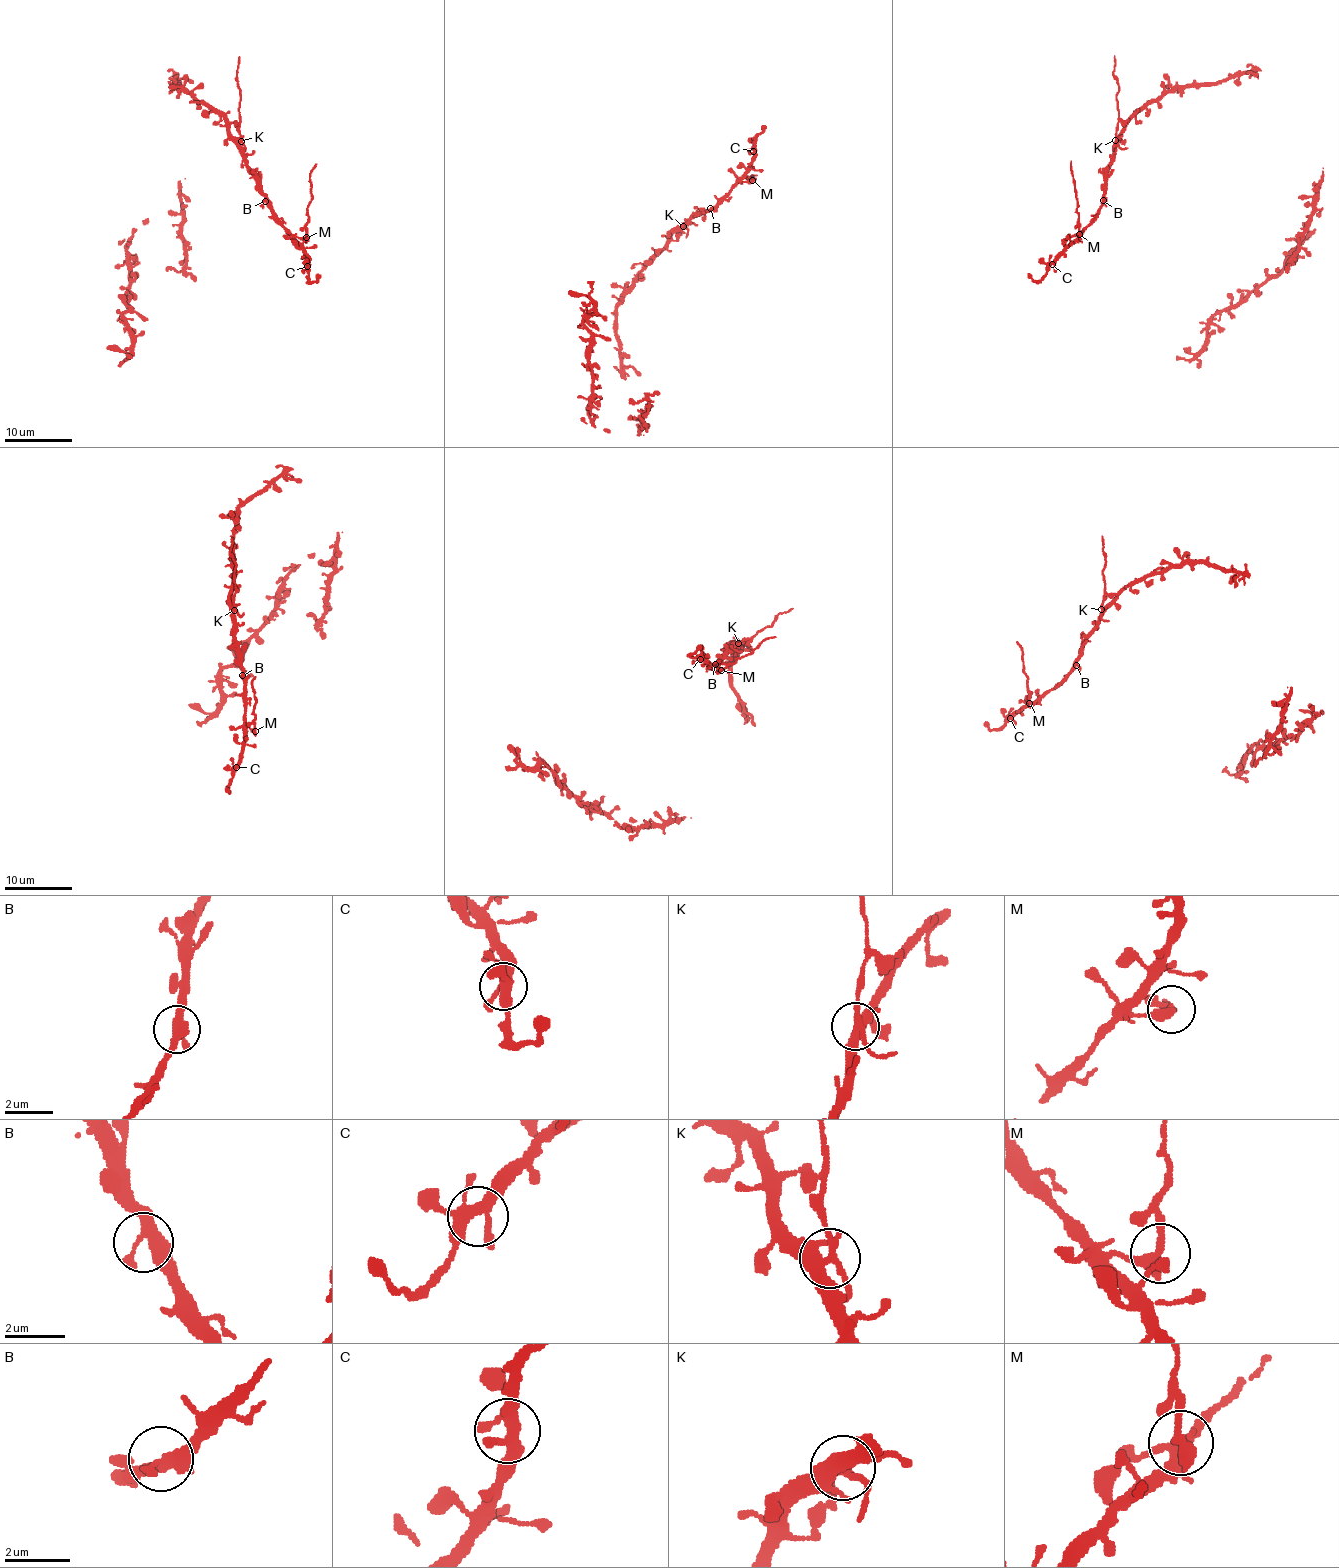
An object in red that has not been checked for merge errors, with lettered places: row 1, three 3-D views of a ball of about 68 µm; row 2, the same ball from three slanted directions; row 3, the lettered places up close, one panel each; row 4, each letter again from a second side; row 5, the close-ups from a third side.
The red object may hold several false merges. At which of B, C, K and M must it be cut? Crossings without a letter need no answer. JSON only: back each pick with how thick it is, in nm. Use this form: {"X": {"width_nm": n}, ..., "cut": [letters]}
{"K": {"width_nm": 360}, "M": {"width_nm": 320}, "cut": ["K", "M"]}

